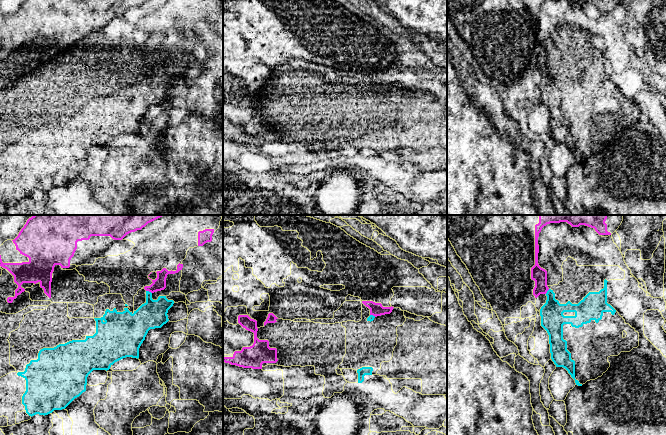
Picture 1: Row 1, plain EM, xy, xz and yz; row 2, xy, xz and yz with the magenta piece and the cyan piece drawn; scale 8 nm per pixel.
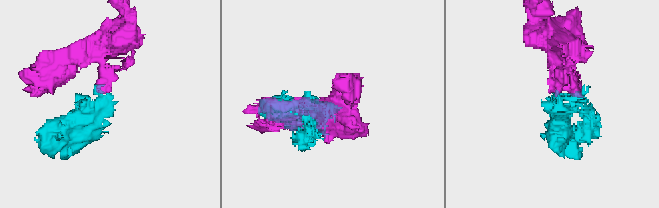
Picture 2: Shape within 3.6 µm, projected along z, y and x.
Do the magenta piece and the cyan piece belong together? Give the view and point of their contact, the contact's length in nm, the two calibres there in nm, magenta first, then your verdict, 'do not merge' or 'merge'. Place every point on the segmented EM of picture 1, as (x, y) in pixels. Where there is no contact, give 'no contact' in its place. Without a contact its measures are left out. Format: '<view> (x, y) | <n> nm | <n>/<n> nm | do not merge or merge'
xy (149, 291) | 50 nm | 100/220 nm | do not merge

